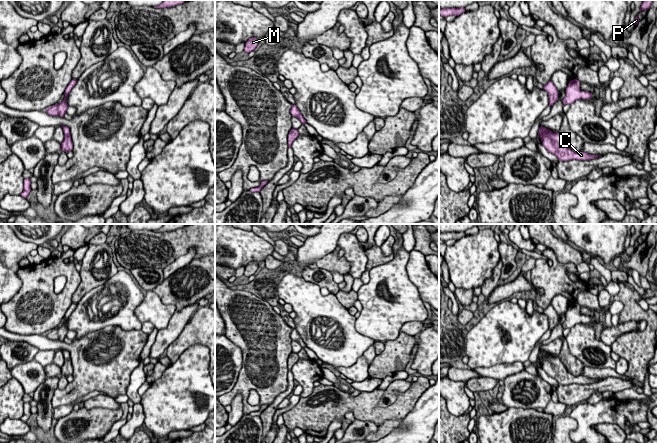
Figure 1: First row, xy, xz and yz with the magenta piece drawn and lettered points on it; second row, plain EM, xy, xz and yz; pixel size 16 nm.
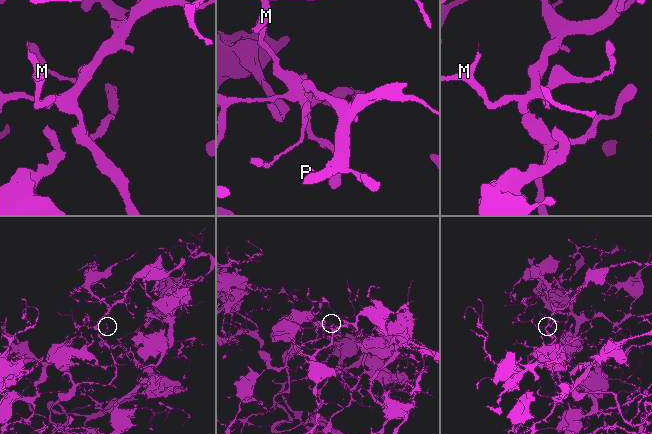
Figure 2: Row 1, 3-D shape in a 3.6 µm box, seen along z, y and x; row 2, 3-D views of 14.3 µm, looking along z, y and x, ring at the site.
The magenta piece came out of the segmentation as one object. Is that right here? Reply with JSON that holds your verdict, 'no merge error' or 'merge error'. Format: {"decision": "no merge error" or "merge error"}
{"decision": "no merge error"}

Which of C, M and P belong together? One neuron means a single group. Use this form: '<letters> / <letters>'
C M P

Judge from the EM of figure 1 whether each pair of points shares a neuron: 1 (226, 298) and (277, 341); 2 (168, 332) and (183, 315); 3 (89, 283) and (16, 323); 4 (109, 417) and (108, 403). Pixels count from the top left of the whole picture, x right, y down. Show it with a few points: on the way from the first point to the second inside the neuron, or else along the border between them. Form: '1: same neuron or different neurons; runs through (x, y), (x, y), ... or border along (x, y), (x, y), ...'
1: same neuron; runs through (239, 306), (264, 331)
2: same neuron; runs through (172, 328), (180, 319)
3: different neurons; border along (79, 272), (79, 285), (72, 295), (72, 302)
4: different neurons; border along (120, 406), (116, 409), (85, 408)

